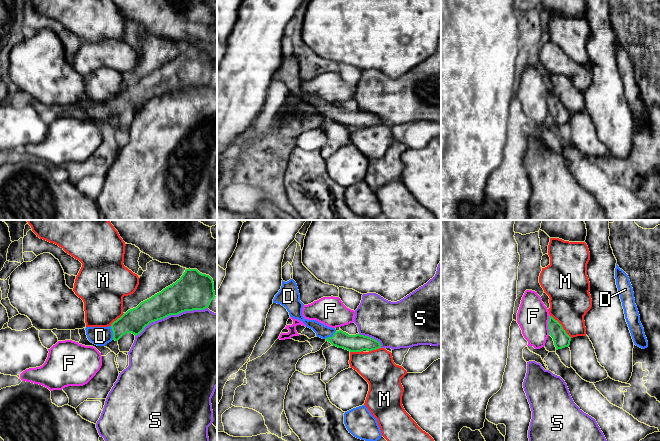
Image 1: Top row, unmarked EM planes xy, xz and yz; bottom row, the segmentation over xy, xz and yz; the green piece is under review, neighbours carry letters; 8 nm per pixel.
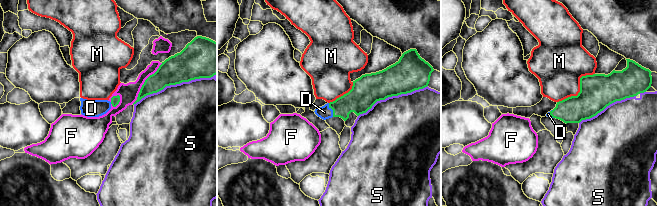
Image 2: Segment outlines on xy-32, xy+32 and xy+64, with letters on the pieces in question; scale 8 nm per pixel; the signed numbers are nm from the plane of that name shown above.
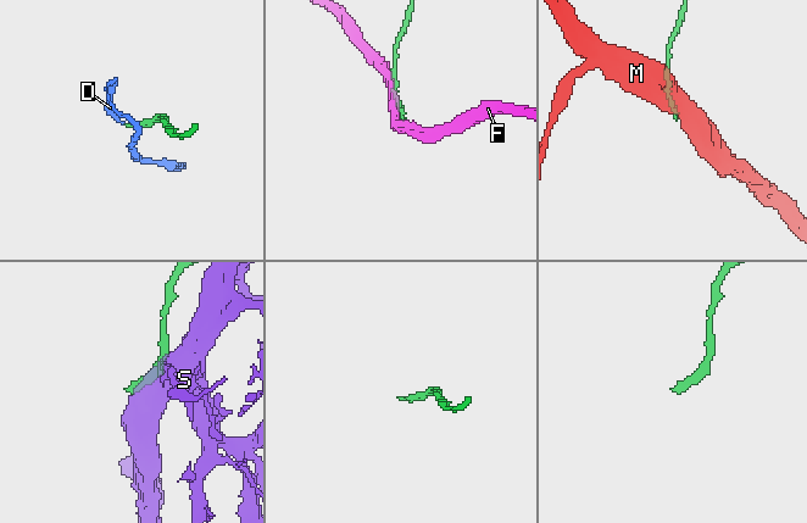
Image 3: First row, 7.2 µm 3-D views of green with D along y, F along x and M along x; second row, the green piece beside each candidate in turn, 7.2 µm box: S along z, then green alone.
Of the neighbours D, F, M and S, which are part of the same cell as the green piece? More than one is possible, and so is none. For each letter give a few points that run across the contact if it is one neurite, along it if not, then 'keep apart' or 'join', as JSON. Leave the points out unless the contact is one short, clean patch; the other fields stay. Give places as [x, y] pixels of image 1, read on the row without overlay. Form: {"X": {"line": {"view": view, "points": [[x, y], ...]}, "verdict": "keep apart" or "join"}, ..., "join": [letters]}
{"D": {"line": {"view": "xy", "points": [[134, 97], [122, 101], [113, 109], [100, 112]]}, "verdict": "join"}, "F": {"verdict": "keep apart"}, "M": {"verdict": "keep apart"}, "S": {"verdict": "keep apart"}, "join": ["D"]}

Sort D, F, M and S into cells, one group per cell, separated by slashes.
D / F / M / S

